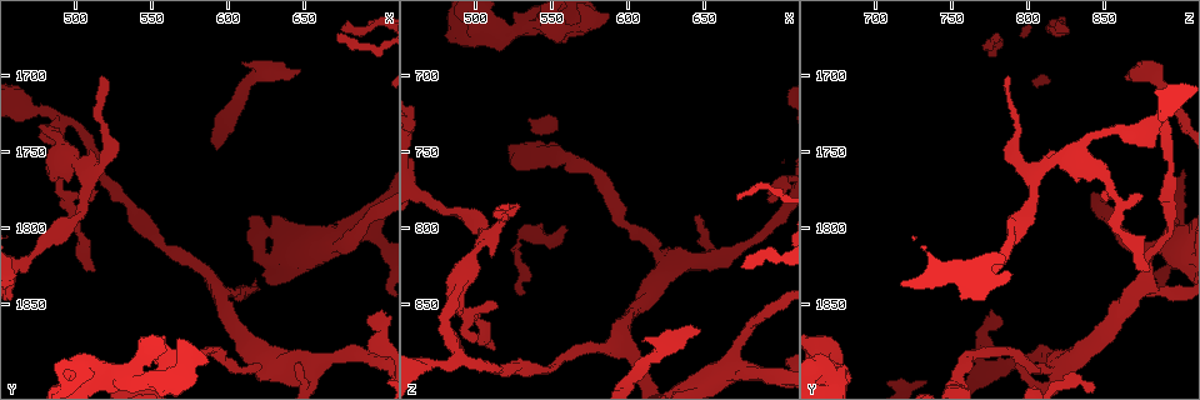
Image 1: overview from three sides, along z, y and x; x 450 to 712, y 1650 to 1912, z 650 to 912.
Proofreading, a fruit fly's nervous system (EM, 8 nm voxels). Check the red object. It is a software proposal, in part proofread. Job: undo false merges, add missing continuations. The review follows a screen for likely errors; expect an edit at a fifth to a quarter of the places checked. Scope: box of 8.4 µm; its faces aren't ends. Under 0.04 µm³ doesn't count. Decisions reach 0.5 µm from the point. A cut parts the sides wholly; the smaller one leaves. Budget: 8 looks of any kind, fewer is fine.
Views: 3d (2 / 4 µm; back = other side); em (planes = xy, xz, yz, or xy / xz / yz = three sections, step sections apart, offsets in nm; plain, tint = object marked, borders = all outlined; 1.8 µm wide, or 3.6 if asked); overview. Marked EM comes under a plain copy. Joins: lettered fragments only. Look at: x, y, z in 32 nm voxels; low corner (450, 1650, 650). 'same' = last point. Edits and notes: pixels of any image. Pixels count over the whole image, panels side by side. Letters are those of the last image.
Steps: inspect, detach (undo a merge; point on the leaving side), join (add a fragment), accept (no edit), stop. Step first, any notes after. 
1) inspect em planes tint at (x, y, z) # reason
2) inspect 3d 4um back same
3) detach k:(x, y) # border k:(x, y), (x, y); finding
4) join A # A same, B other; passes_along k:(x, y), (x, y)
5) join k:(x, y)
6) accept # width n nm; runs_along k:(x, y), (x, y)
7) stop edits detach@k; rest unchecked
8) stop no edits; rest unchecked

inspect 3d 4um at (646, 1696, 866)

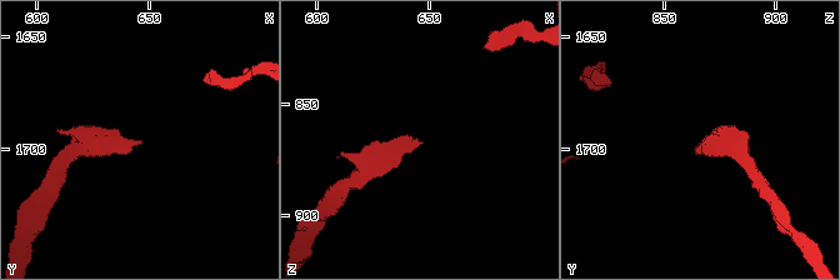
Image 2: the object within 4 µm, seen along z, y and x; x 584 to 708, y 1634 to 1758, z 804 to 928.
inspect em 3.6um yz step 16 tint at (646, 1697, 866) # now the EM

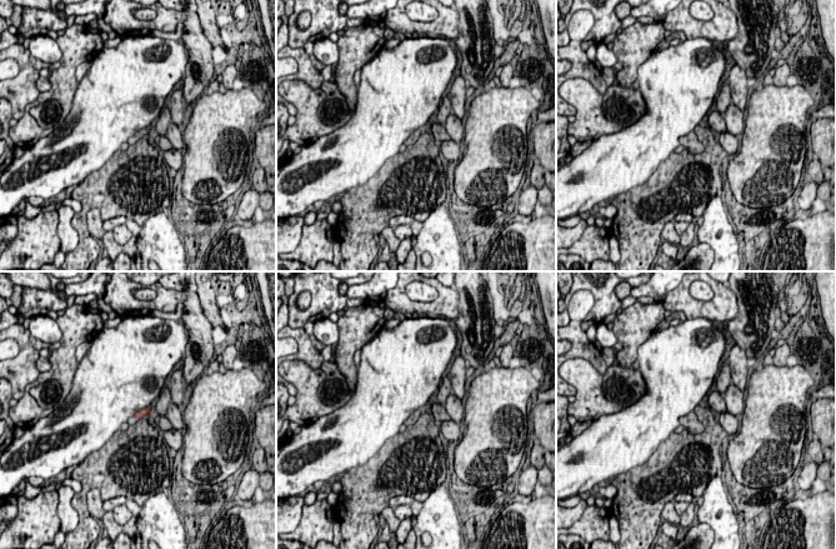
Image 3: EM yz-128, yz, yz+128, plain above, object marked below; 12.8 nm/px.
inspect em 3.6um planes borders same # cut it another way

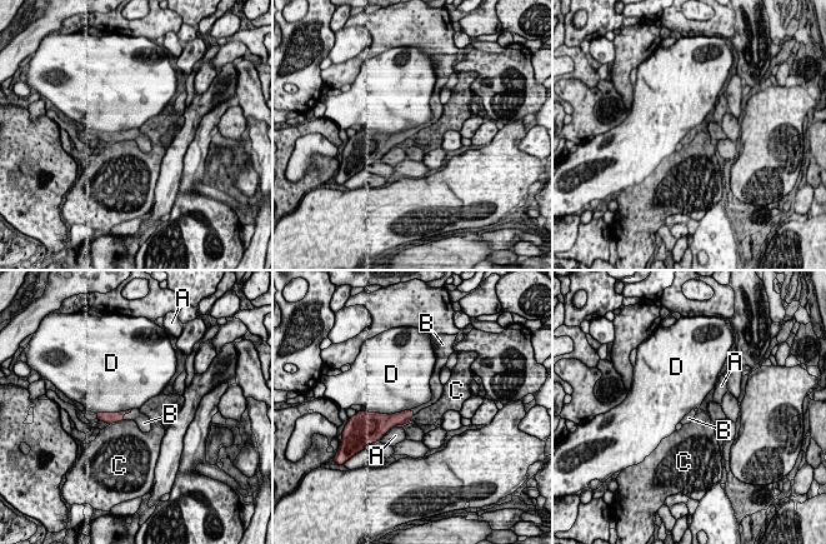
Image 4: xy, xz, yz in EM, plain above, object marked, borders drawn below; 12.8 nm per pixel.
join B # A other, B same, C other, D other; passes_along 4:(110, 418), (126, 413), (143, 422); it goes on there

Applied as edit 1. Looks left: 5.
inspect overview # see it whole again

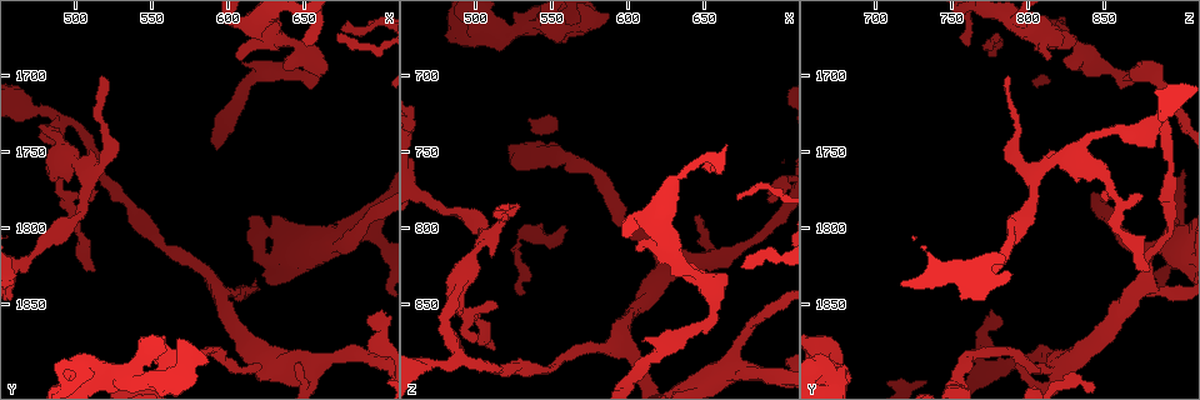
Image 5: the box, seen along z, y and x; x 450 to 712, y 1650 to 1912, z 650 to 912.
inspect 3d 2um at (592, 1838, 874) # sharp bend

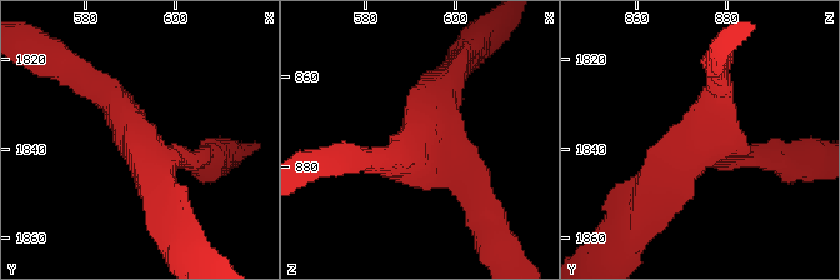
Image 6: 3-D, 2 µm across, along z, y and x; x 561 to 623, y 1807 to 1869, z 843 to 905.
inspect em planes tint at (592, 1838, 874) # arms 3; arm_widths 190, 200, 280 nm

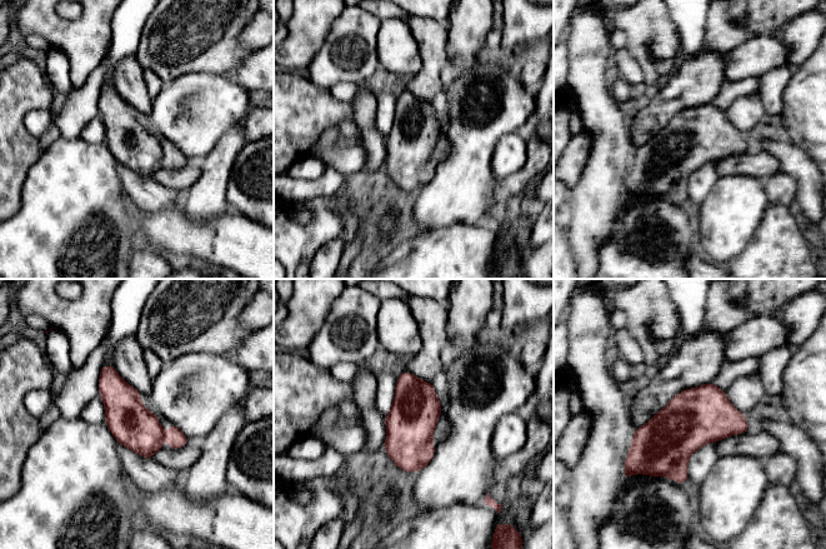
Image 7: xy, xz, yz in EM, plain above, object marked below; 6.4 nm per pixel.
inspect em planes borders same # what lies round it

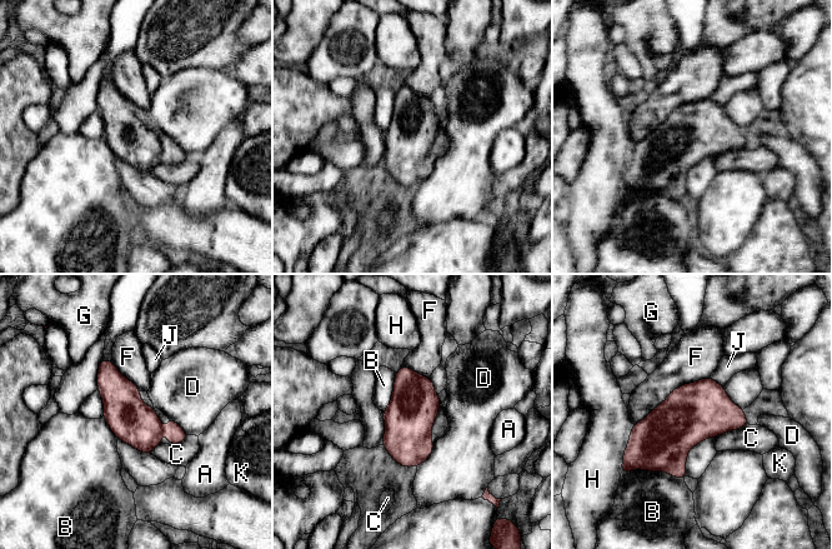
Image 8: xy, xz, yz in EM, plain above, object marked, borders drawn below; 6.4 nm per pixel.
accept # A other, B other, C other, D other, F other, G other, H other, J other, K other; border 8:(627, 472), (665, 470), (683, 479); all the same cell

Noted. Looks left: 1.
stop edits join@4; rest unchecked

